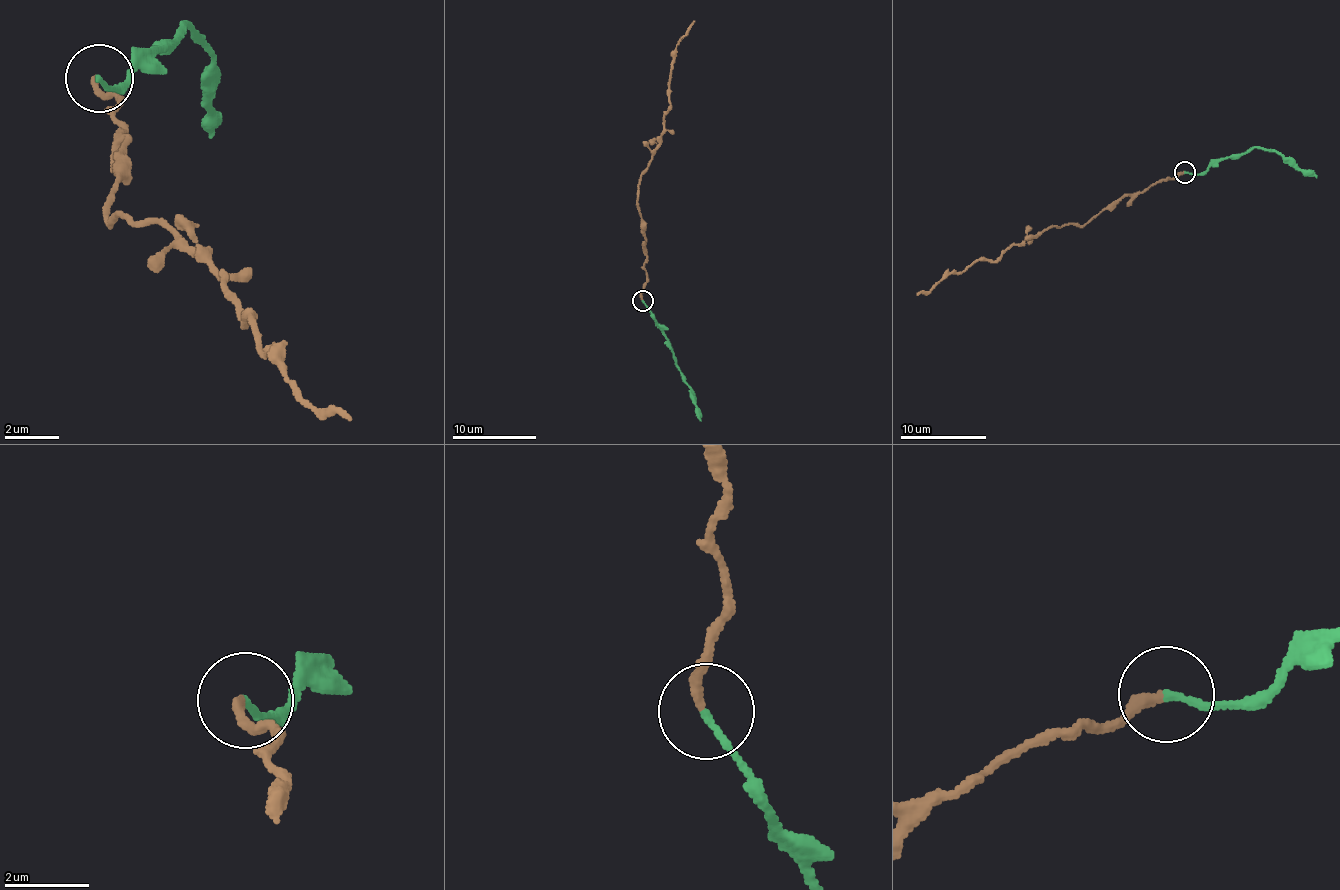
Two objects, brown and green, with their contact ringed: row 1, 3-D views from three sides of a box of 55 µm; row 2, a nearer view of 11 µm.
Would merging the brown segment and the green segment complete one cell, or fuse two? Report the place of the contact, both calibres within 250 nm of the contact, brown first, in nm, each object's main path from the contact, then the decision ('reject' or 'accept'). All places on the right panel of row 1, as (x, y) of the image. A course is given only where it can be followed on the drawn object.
at (1185, 172); 240 nm thick on the brown side, 170 nm on the other; brown runs (1185, 172), (1124, 194), (1083, 225), (1053, 226), (1011, 243), (995, 260), (947, 272), (916, 295); green runs (1185, 171), (1204, 173), (1219, 159), (1260, 148), (1283, 156), (1316, 177); reject

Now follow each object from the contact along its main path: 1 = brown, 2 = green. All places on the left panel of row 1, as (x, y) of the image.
1: (94, 76), (123, 97), (129, 135), (111, 220), (156, 219), (206, 253), (285, 379), (352, 422)
2: (100, 76), (117, 88), (150, 51), (188, 27), (210, 60), (201, 122), (212, 137)

